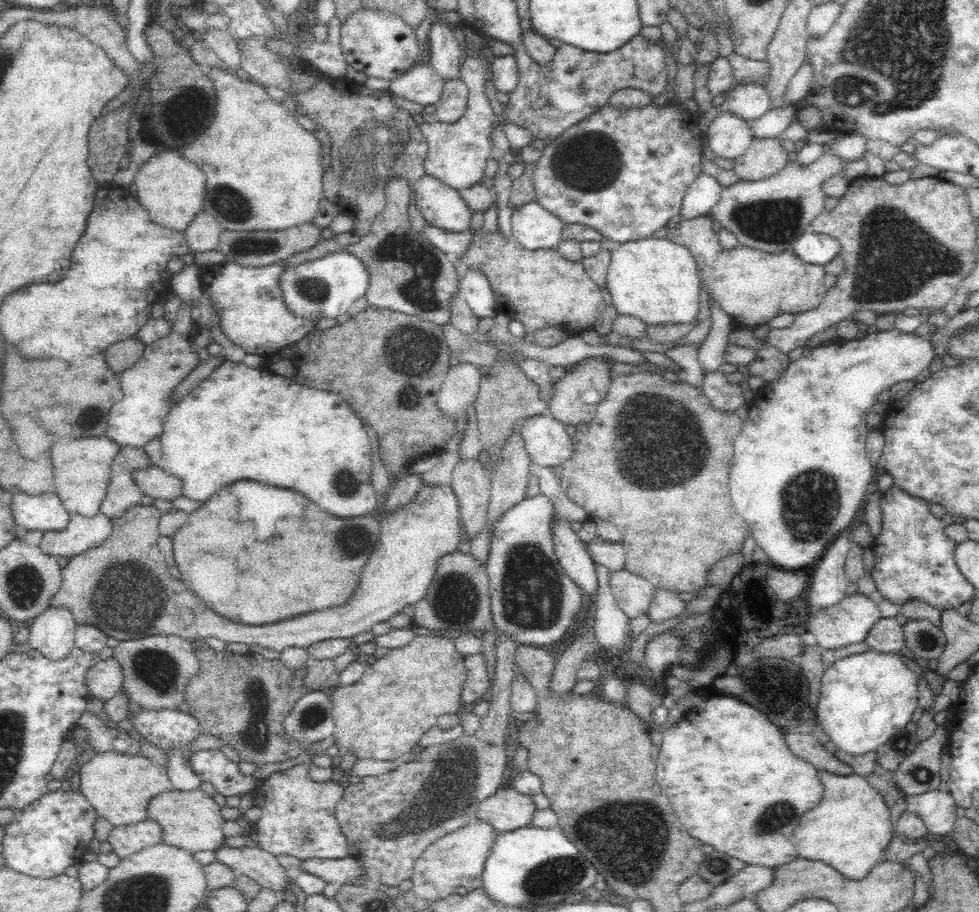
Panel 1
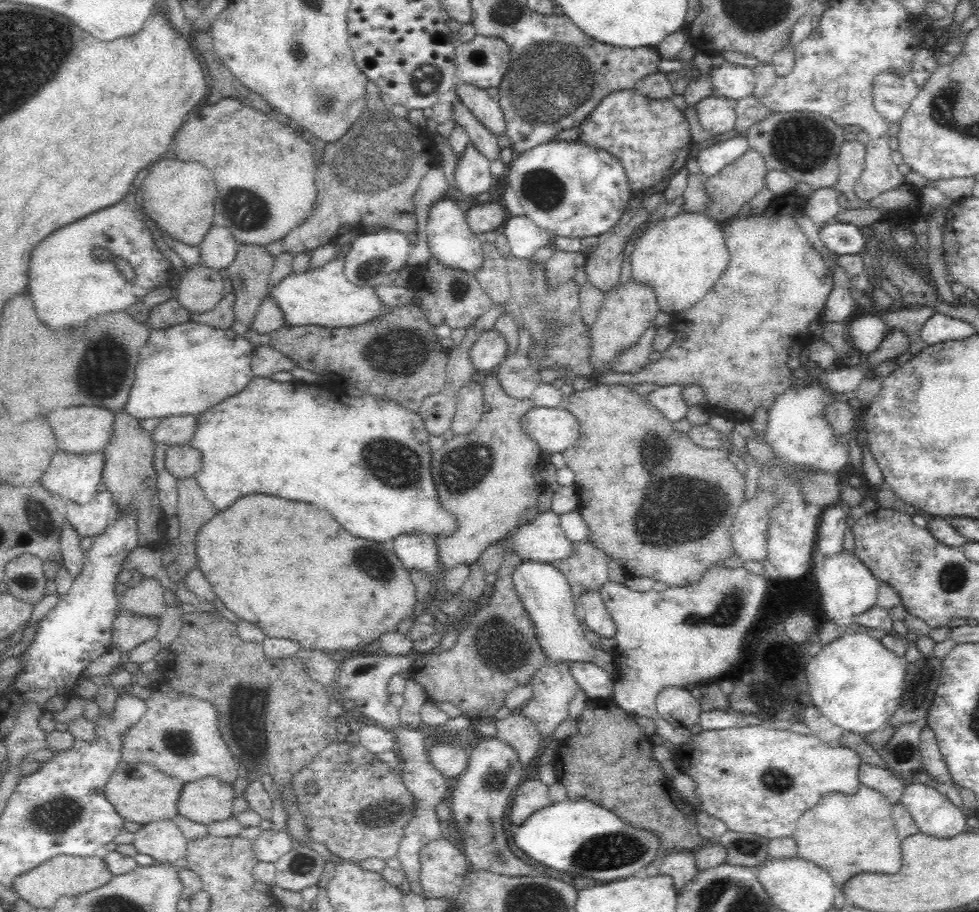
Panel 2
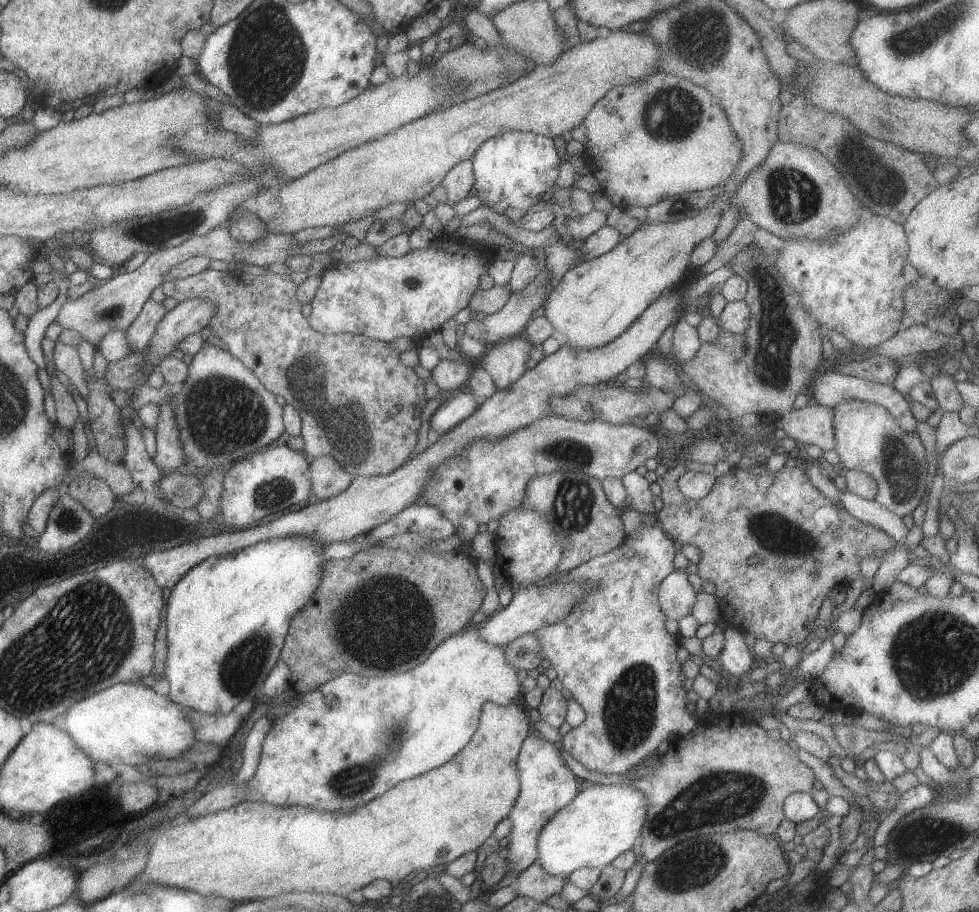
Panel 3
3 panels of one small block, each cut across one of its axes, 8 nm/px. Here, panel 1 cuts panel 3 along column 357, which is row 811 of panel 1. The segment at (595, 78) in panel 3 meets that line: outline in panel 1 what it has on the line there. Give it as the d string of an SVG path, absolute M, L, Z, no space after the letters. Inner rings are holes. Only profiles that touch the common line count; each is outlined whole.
M202 789L174 790L157 794L148 802L147 818L152 819L162 827L163 843L187 850L193 855L200 850L216 850L224 843L222 832L221 807Z

